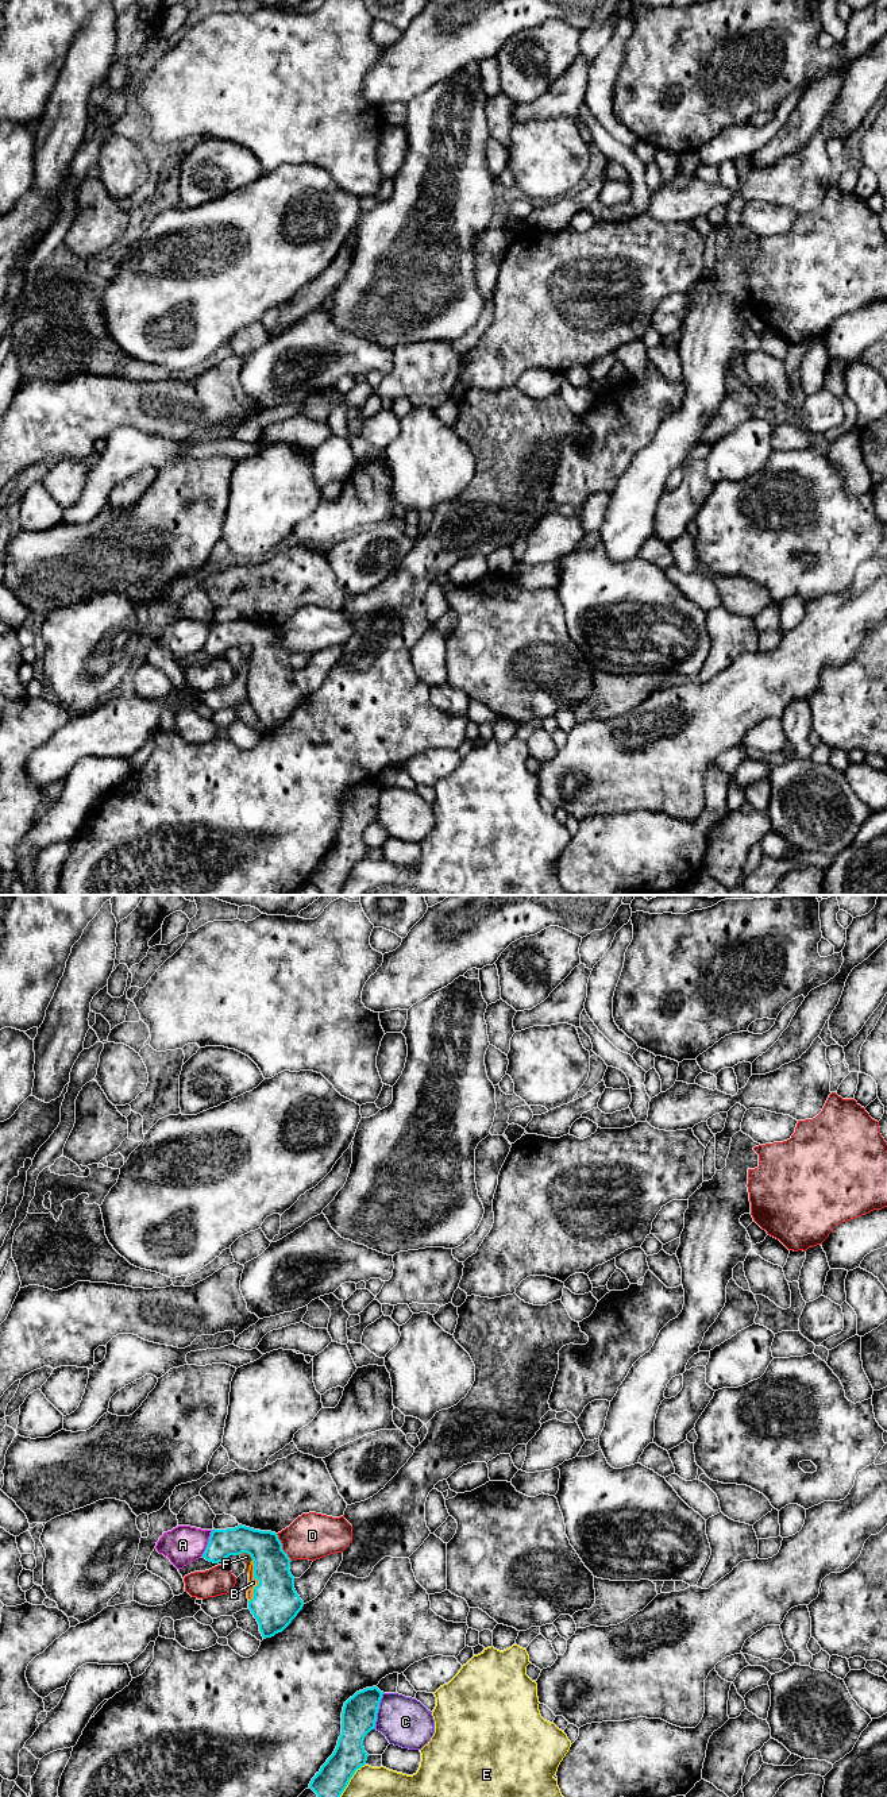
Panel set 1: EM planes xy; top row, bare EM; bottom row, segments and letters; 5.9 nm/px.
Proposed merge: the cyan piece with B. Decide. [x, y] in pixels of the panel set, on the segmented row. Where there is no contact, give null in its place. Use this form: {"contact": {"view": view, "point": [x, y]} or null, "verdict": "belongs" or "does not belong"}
{"contact": {"view": "xy", "point": [258, 1580]}, "verdict": "belongs"}

